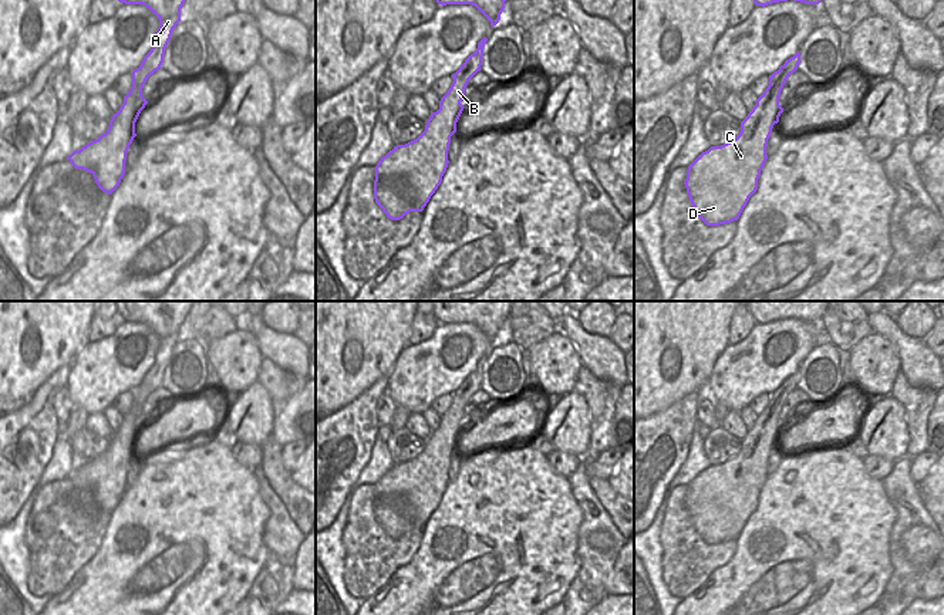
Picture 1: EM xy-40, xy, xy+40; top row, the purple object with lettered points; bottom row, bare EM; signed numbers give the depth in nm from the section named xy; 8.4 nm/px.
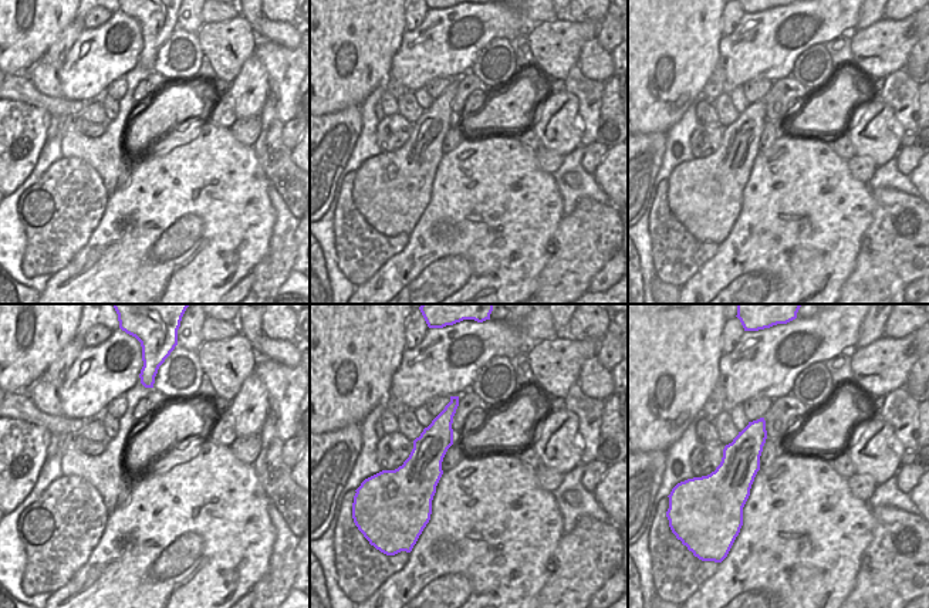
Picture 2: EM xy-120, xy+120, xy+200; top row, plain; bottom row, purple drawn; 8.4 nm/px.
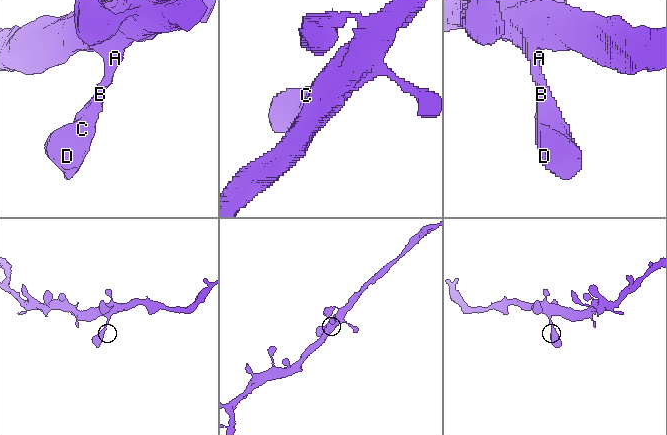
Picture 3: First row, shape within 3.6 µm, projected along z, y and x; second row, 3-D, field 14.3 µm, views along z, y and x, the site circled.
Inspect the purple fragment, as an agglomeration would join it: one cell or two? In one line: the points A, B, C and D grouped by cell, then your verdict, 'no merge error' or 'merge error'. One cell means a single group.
A B C D; no merge error

